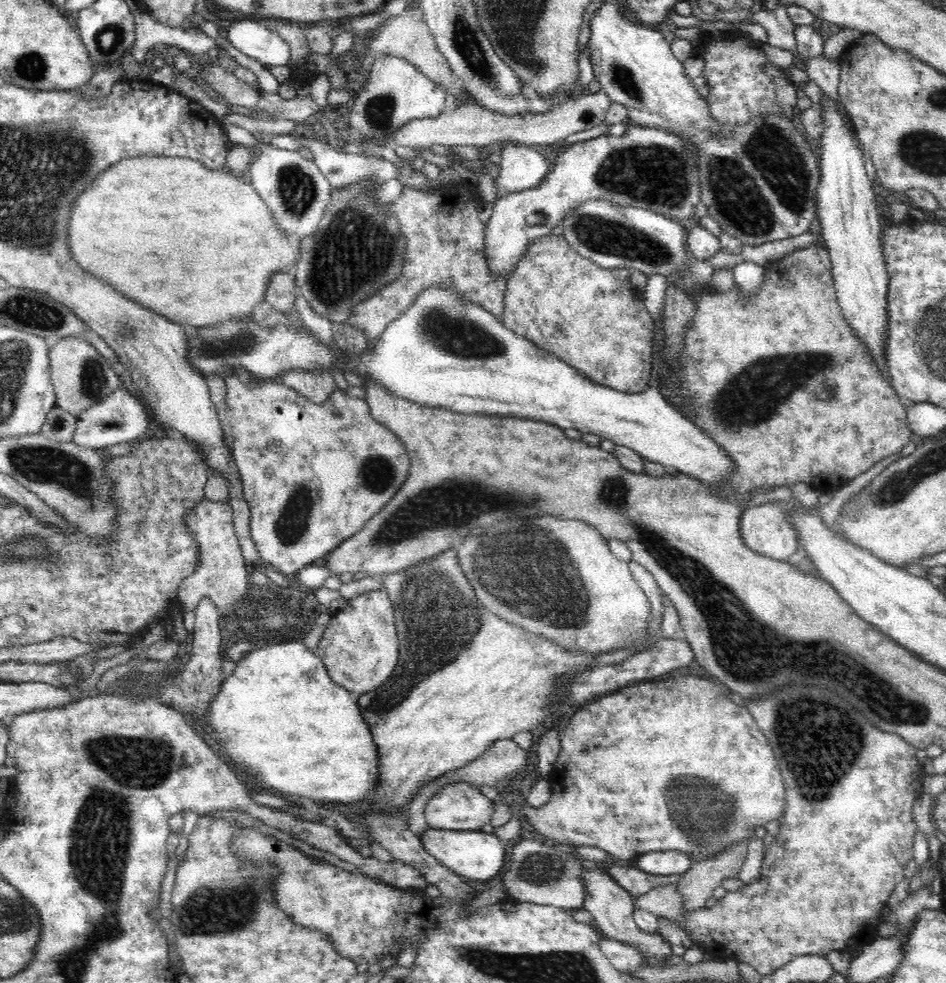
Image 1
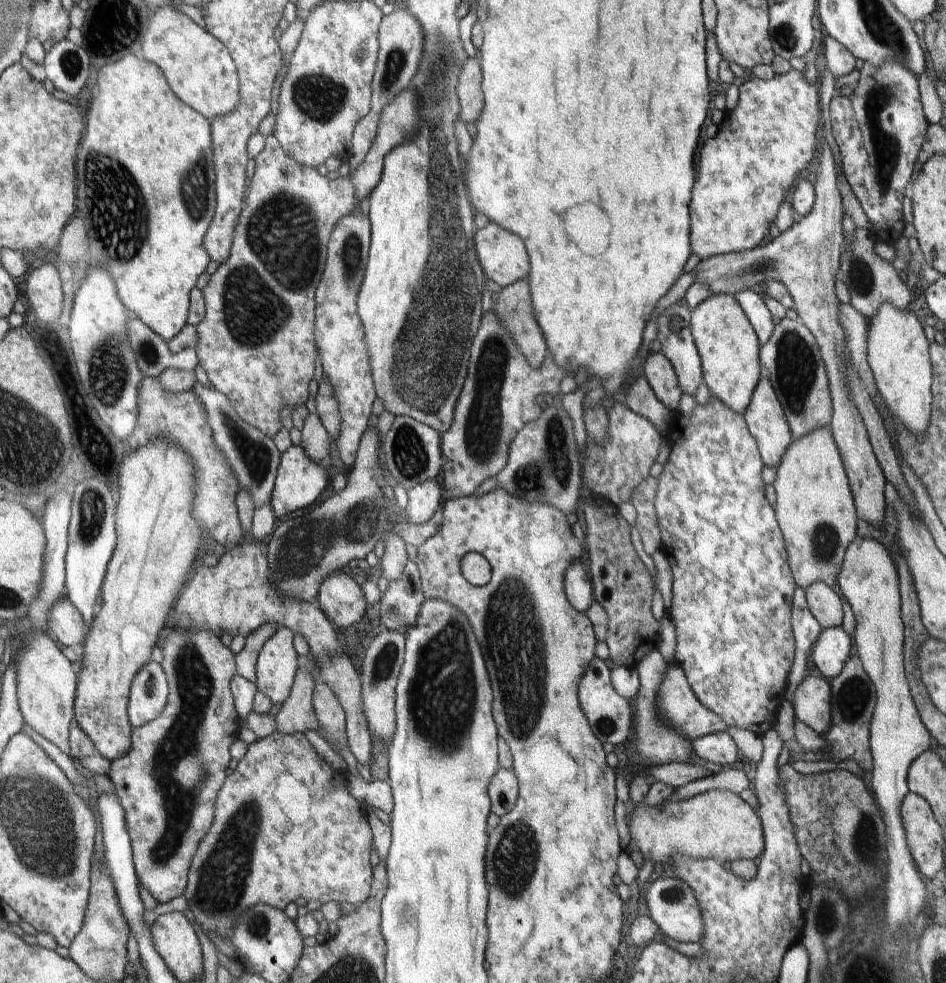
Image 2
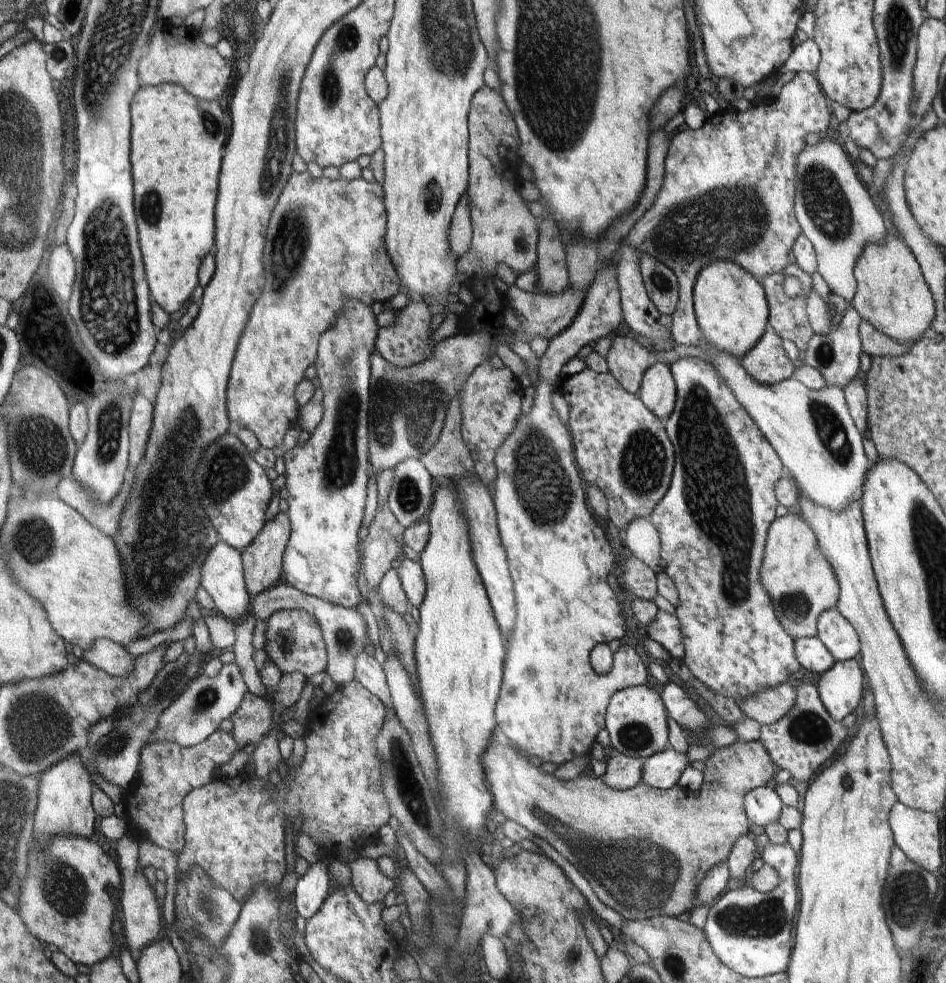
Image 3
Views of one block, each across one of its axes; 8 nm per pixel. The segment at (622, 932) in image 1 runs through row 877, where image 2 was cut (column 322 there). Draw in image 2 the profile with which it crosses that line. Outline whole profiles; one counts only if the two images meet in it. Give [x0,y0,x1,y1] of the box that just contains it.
[316,572,366,628]

